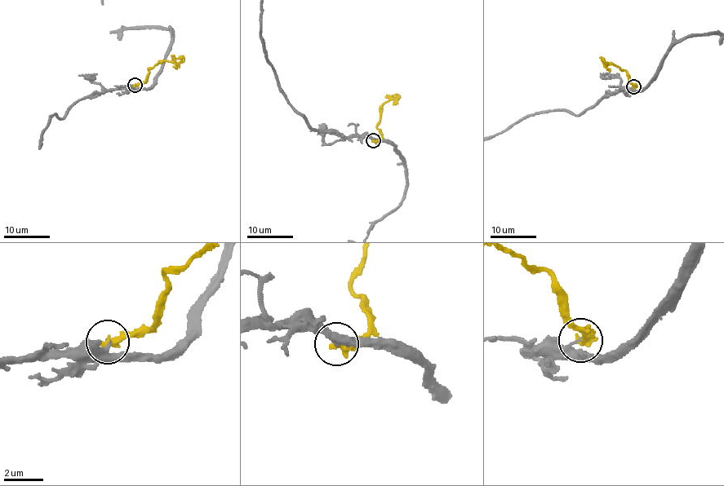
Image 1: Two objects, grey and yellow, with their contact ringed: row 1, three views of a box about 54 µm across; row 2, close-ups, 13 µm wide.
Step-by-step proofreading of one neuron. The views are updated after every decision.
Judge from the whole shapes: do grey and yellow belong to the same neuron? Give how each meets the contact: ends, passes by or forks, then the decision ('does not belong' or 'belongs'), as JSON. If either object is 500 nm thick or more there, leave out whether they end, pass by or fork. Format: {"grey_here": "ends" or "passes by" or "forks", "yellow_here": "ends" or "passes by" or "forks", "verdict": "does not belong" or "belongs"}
{"grey_here": "ends", "yellow_here": "ends", "verdict": "does not belong"}

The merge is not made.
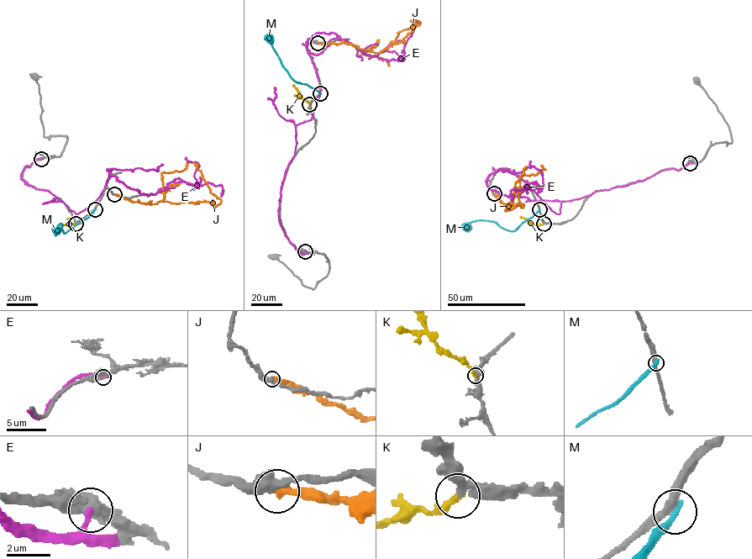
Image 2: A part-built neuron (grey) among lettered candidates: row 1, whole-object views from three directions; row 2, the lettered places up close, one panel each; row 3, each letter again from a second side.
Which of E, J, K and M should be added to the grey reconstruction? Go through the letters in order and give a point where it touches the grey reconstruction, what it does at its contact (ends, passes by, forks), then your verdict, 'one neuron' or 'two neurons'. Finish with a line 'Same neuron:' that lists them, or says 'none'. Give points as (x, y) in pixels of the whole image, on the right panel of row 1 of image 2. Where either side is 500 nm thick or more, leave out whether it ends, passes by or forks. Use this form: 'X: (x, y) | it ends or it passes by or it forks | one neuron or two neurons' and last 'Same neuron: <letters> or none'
E: (690, 163) | it ends | two neurons
J: (494, 193) | it ends | two neurons
K: (544, 224) | it ends | one neuron
M: (539, 209) | it ends | two neurons
Same neuron: K

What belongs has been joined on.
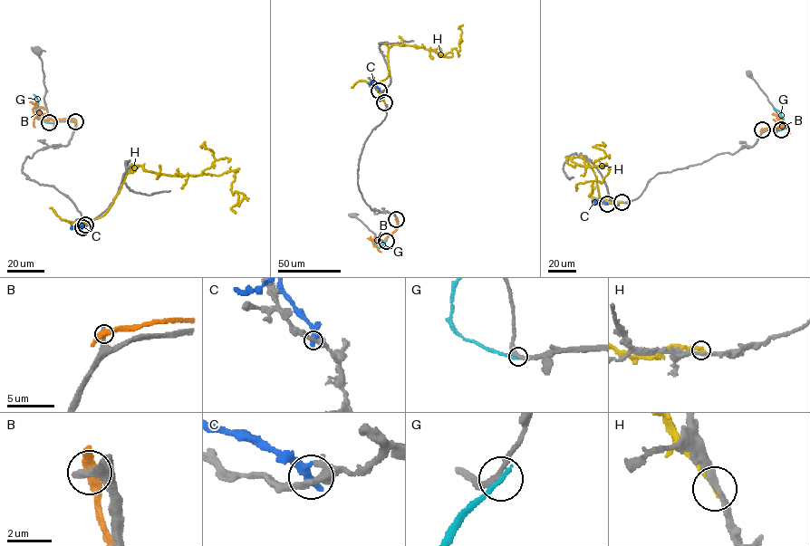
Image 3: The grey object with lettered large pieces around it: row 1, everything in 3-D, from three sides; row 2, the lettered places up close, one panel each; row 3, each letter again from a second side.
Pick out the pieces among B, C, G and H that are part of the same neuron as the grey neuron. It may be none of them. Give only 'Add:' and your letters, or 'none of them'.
Add: none of them

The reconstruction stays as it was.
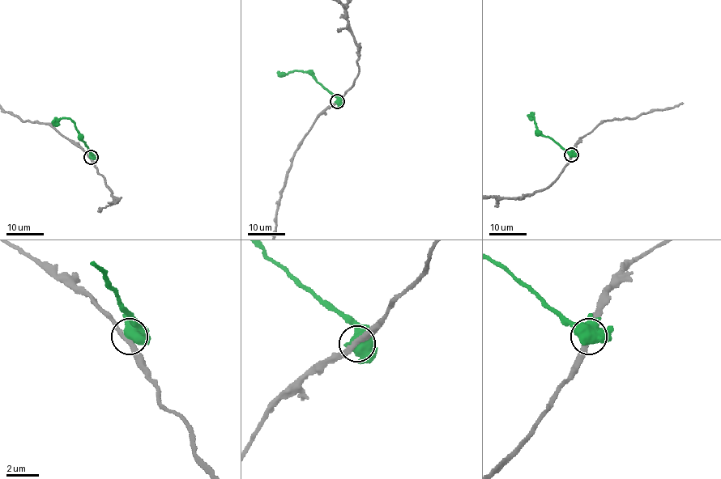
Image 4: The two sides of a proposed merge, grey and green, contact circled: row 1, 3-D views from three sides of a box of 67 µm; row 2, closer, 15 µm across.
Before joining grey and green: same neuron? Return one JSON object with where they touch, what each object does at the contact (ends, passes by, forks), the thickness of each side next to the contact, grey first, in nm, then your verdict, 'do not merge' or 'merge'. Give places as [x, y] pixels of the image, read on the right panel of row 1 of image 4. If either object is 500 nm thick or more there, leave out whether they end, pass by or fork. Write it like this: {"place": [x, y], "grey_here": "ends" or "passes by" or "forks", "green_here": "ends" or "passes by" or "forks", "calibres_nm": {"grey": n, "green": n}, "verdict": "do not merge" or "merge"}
{"place": [571, 154], "calibres_nm": {"grey": 300, "green": 600}, "verdict": "do not merge"}

